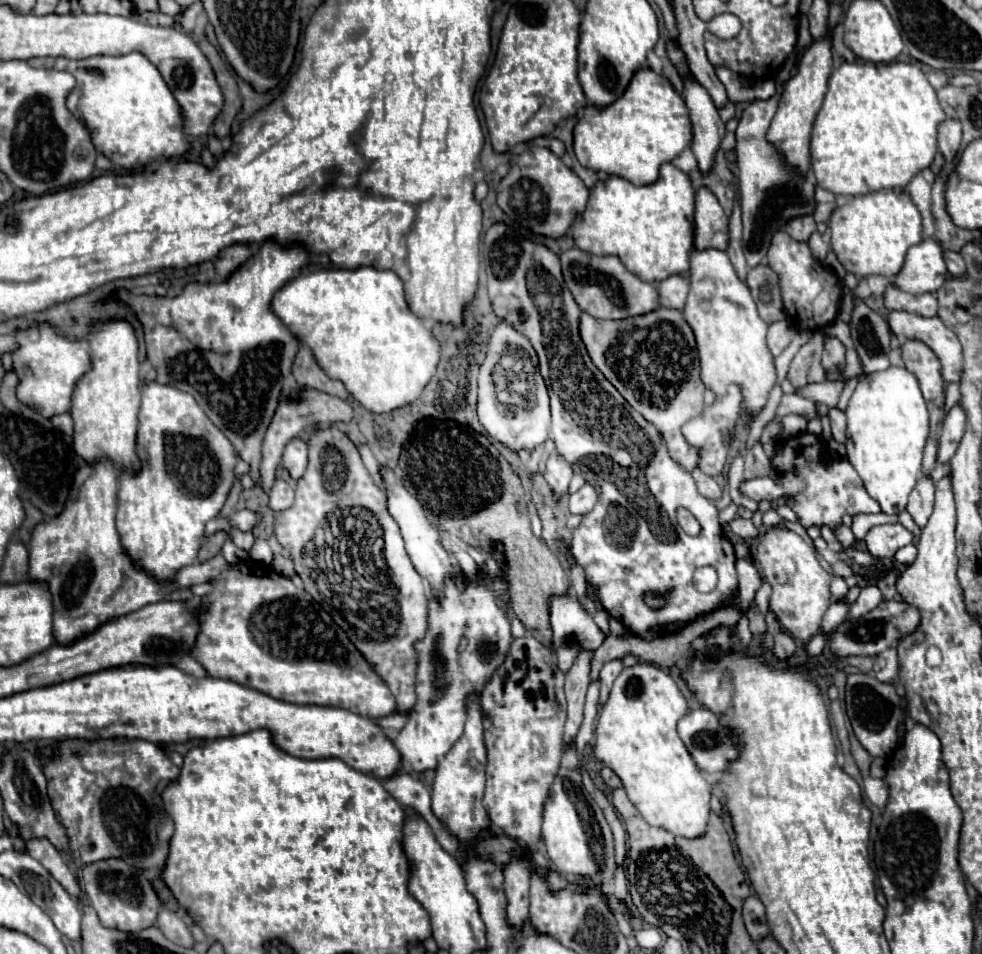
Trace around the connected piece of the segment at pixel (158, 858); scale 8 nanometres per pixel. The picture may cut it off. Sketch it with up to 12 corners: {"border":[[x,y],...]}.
{"border":[[146,740],[42,764],[76,864],[164,868],[180,770]]}

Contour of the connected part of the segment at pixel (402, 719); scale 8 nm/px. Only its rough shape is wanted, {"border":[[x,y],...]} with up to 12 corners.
{"border":[[404,714],[376,720],[384,730],[400,732],[406,724]]}

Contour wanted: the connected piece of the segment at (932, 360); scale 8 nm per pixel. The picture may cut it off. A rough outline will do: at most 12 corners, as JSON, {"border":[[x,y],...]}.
{"border":[[918,340],[902,344],[930,412],[922,474],[936,468],[944,420],[944,380],[936,354]]}

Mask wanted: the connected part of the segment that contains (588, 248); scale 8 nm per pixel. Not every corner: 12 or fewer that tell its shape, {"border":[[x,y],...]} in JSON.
{"border":[[672,164],[658,182],[608,176],[574,244],[618,256],[650,284],[690,270],[694,196]]}

